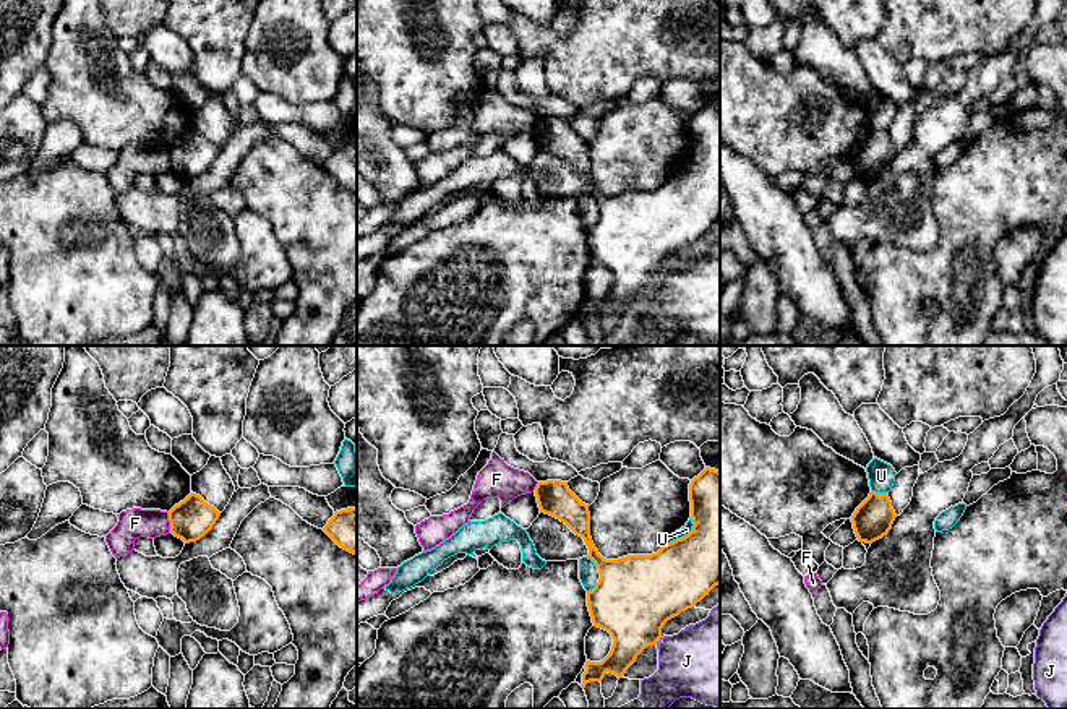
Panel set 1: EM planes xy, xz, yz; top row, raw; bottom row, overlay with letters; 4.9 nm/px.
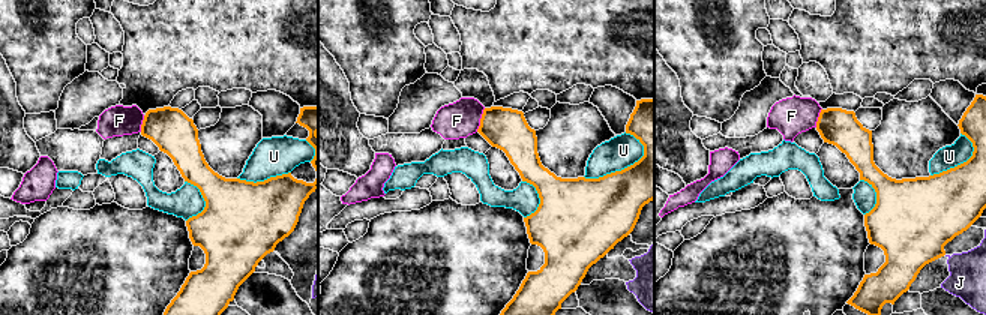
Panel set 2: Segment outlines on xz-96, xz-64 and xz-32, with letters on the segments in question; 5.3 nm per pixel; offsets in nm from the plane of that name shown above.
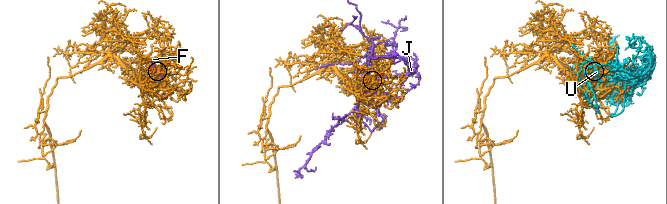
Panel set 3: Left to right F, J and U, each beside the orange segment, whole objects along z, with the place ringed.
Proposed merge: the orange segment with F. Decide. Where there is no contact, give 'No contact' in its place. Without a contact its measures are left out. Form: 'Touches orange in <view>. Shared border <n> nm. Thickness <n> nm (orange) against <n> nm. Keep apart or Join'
Touches orange in xy. Shared border 100 nm. Thickness 200 nm (orange) against 150 nm. Keep apart

